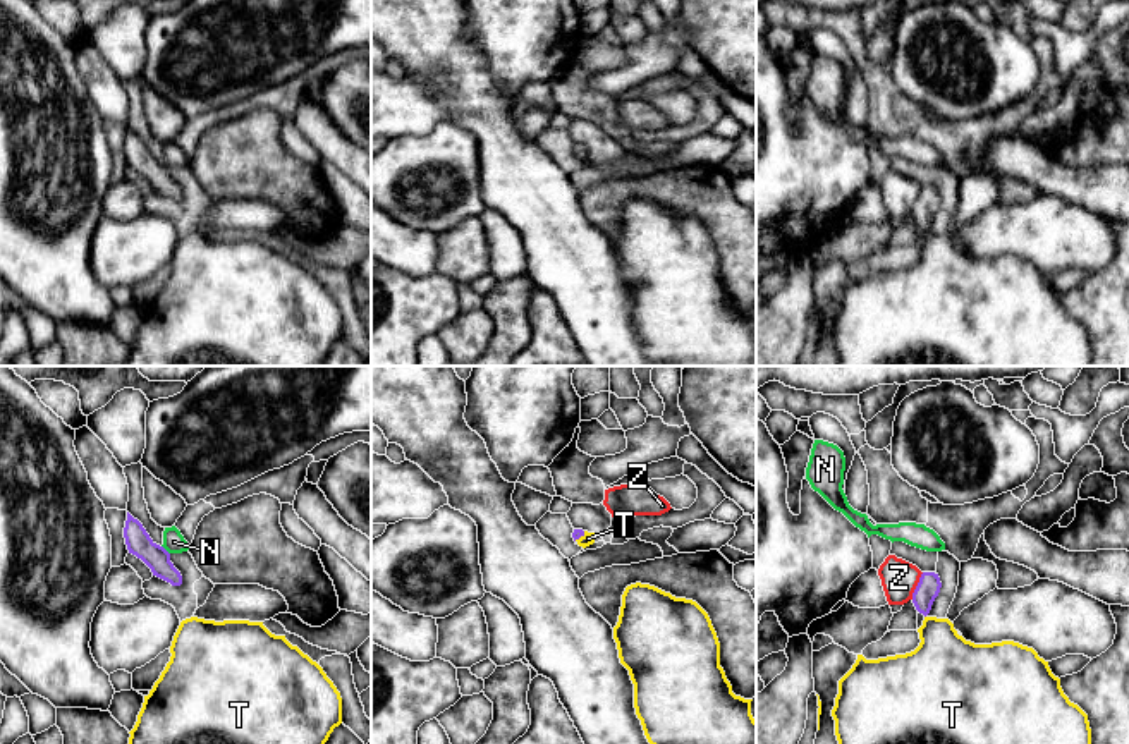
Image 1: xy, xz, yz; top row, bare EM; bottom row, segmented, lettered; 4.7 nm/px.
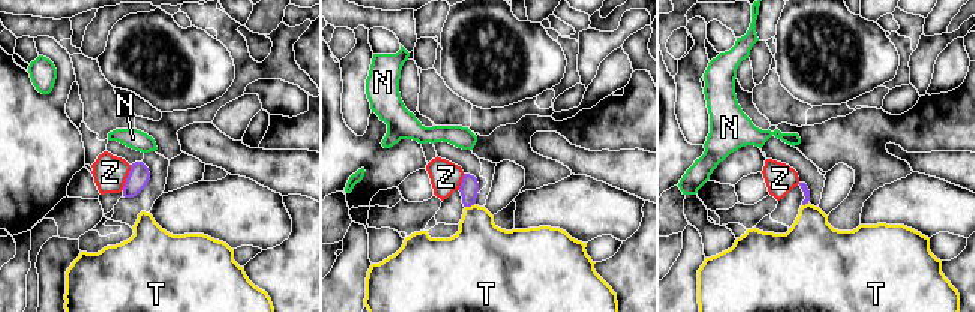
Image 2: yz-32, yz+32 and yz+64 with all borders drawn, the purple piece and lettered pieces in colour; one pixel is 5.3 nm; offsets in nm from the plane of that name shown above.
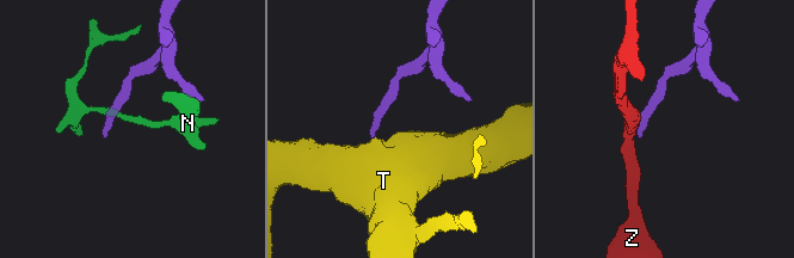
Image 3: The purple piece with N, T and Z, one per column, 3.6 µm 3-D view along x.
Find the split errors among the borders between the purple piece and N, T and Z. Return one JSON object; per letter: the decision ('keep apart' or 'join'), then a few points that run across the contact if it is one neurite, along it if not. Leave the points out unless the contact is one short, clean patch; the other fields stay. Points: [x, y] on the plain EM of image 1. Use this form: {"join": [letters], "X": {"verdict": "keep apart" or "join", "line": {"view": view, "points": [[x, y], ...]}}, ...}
{"join": ["T"], "N": {"verdict": "keep apart"}, "T": {"verdict": "join", "line": {"view": "xz", "points": [[578, 148], [579, 152], [588, 153]]}}, "Z": {"verdict": "keep apart", "line": {"view": "yz", "points": [[923, 188], [911, 213]]}}}

